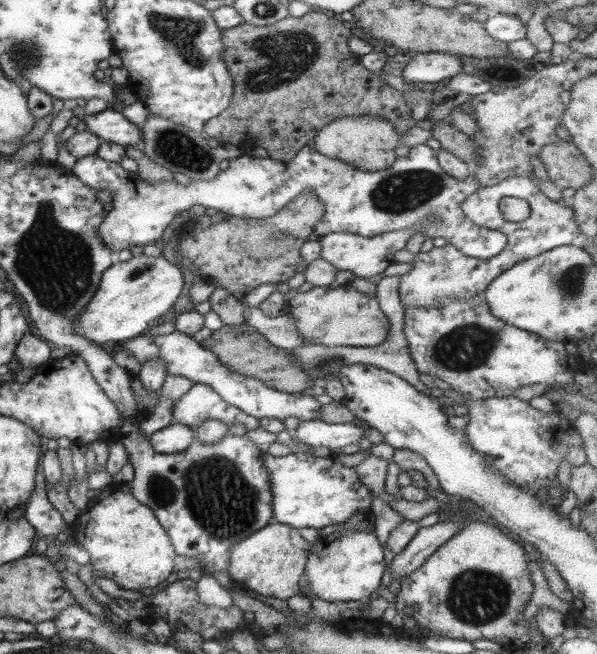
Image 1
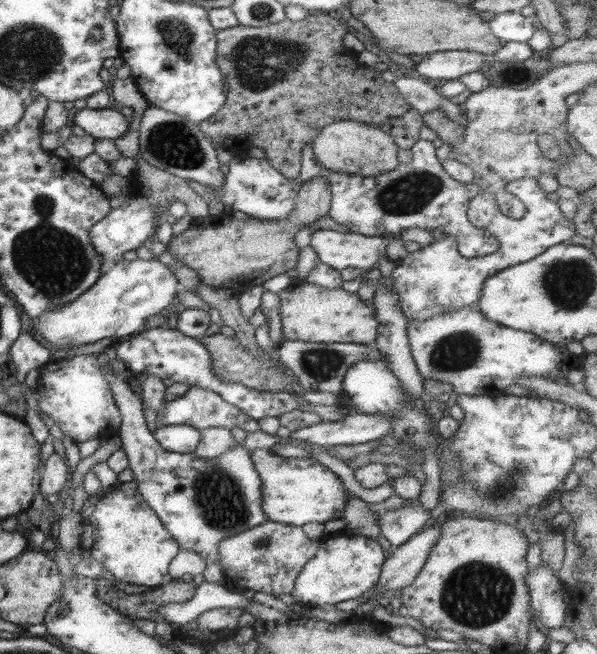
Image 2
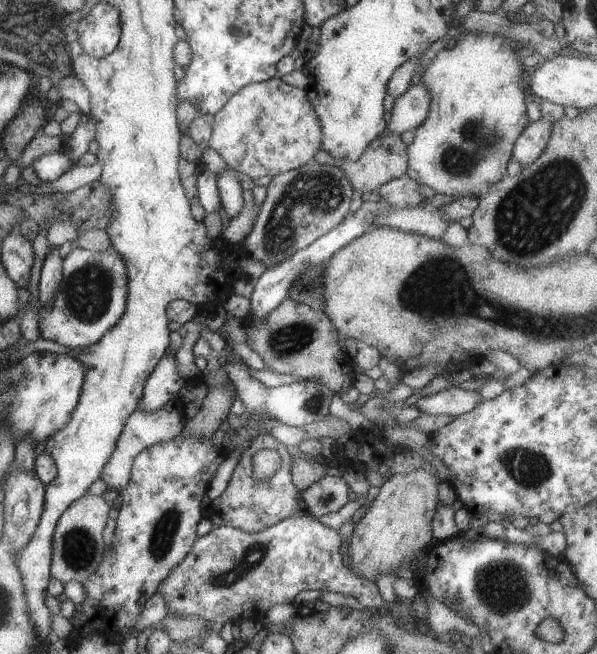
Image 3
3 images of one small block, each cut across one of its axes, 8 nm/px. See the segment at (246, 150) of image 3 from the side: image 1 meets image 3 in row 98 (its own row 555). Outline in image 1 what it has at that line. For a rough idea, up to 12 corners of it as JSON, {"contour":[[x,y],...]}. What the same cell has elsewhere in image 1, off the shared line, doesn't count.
{"contour":[[273,521],[230,547],[228,582],[286,601],[312,544]]}

